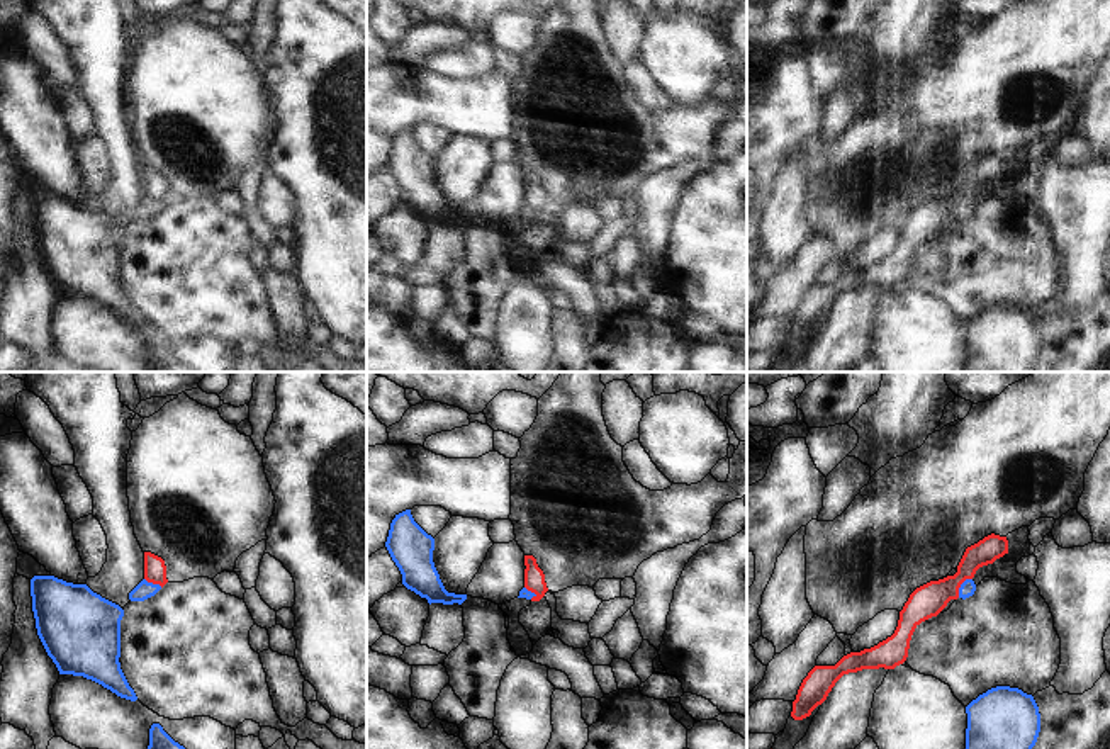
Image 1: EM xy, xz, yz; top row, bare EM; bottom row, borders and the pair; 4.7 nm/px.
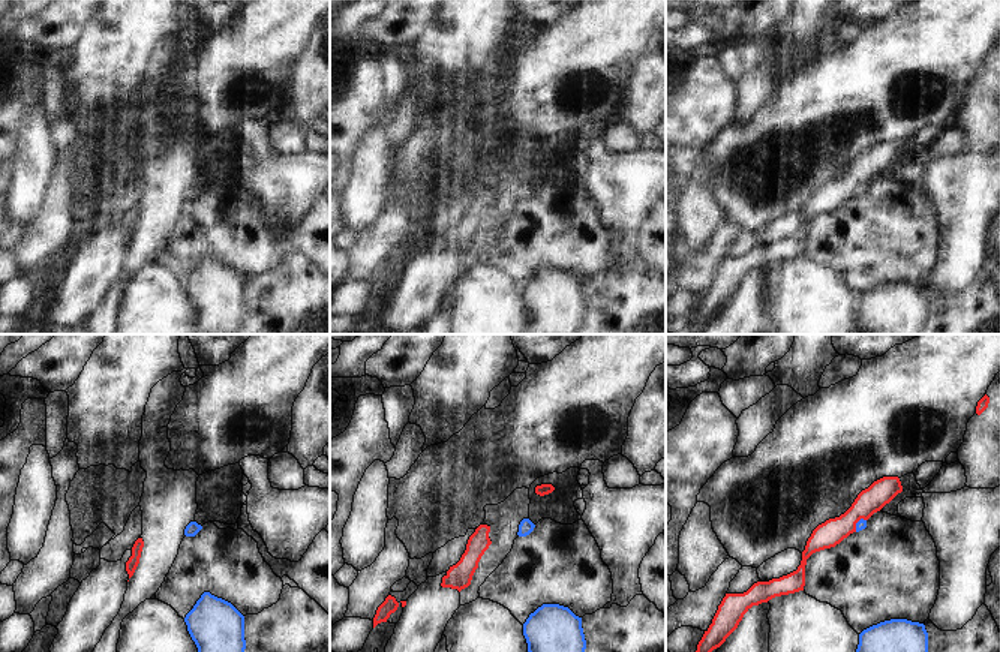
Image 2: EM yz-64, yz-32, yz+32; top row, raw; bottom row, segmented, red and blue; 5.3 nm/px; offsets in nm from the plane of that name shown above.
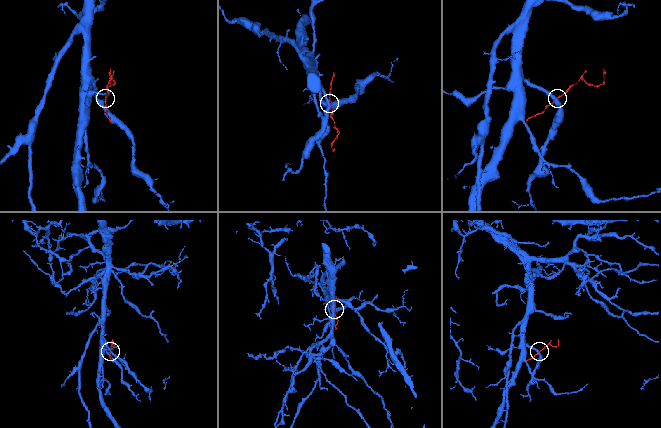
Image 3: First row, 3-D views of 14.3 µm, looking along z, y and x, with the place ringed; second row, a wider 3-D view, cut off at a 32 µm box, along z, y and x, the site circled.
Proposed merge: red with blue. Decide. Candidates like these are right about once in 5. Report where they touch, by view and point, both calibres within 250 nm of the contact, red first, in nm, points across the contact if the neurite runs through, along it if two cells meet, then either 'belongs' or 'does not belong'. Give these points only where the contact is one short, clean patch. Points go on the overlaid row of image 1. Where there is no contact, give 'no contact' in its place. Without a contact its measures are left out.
meets red in yz at (959, 586); 160 nm thick on the red side, 70 nm on the other; border along yz (971, 578), (961, 585), (958, 596); does not belong

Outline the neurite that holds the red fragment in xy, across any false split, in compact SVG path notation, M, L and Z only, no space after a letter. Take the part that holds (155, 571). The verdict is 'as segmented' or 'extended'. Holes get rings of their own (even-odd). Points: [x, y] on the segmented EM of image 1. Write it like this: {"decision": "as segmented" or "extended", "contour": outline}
{"decision": "as segmented", "contour": "M144 552L144 579L161 588L168 583L165 560L151 552Z"}

